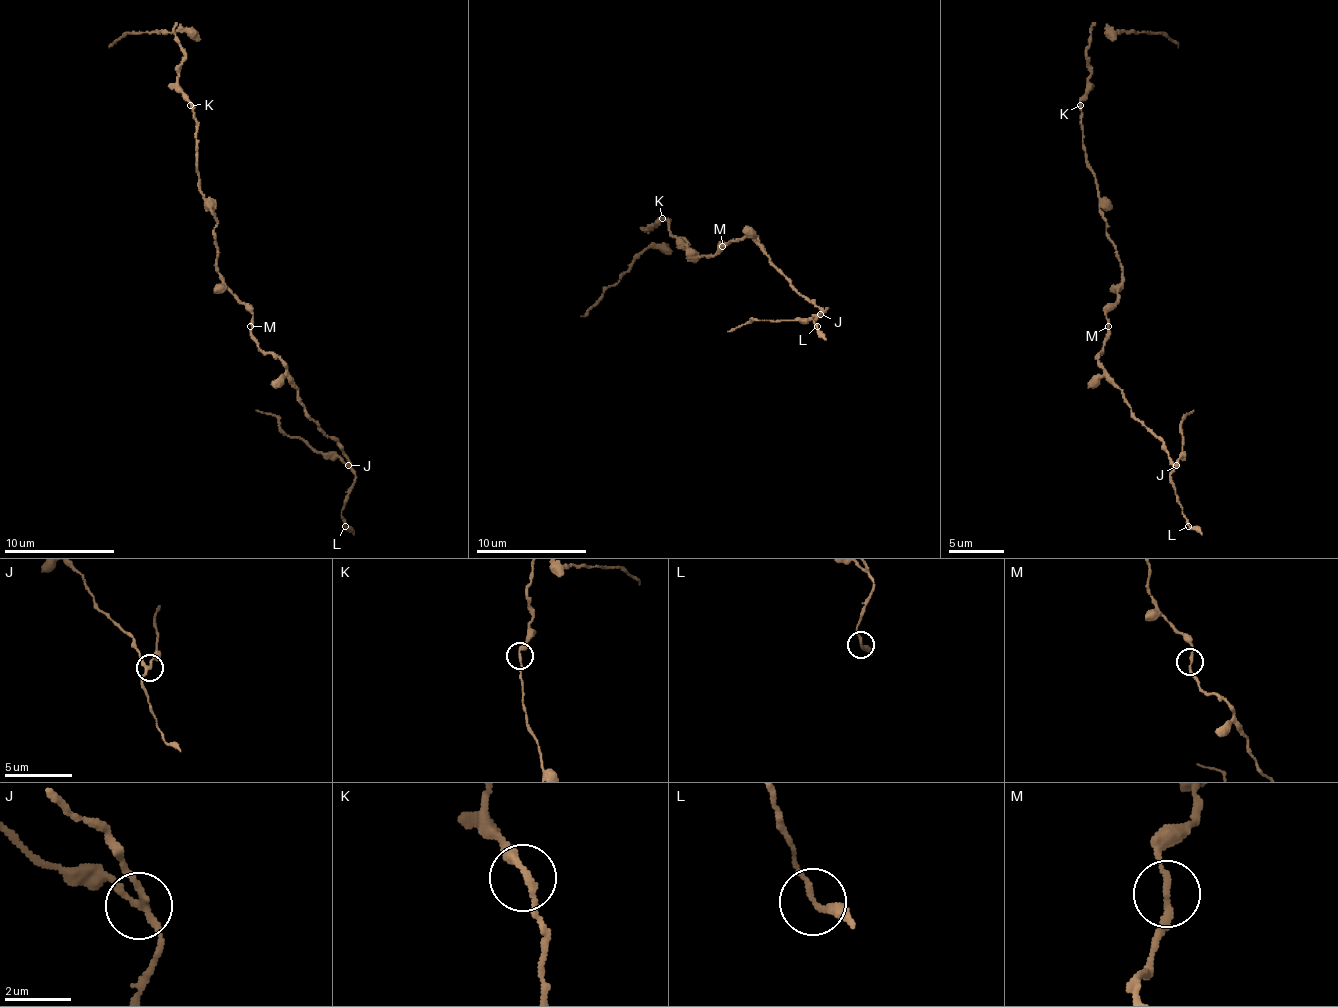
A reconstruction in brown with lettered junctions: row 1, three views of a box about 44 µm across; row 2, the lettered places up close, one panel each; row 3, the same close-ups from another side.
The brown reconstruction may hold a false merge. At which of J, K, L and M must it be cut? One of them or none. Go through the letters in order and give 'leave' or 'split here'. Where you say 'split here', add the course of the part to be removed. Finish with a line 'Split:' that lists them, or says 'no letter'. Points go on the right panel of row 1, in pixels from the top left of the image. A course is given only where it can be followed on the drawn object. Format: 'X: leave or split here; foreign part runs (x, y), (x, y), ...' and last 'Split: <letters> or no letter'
J: split here; foreign part runs (1177, 465), (1183, 456), (1180, 420), (1194, 409)
K: leave
L: leave
M: leave
Split: J

